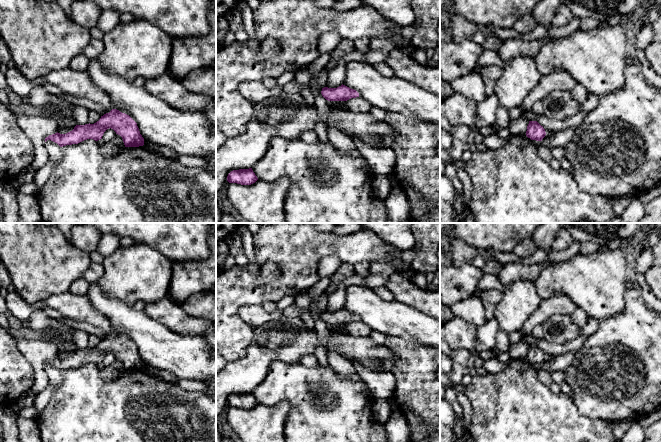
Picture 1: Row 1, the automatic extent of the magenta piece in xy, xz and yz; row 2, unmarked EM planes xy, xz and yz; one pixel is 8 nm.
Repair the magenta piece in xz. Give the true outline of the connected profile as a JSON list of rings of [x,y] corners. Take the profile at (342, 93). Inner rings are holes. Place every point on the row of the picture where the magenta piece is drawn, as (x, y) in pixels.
[[[343,84],[337,88],[324,87],[321,94],[328,101],[347,101],[351,98],[359,97],[359,93],[356,90]]]

